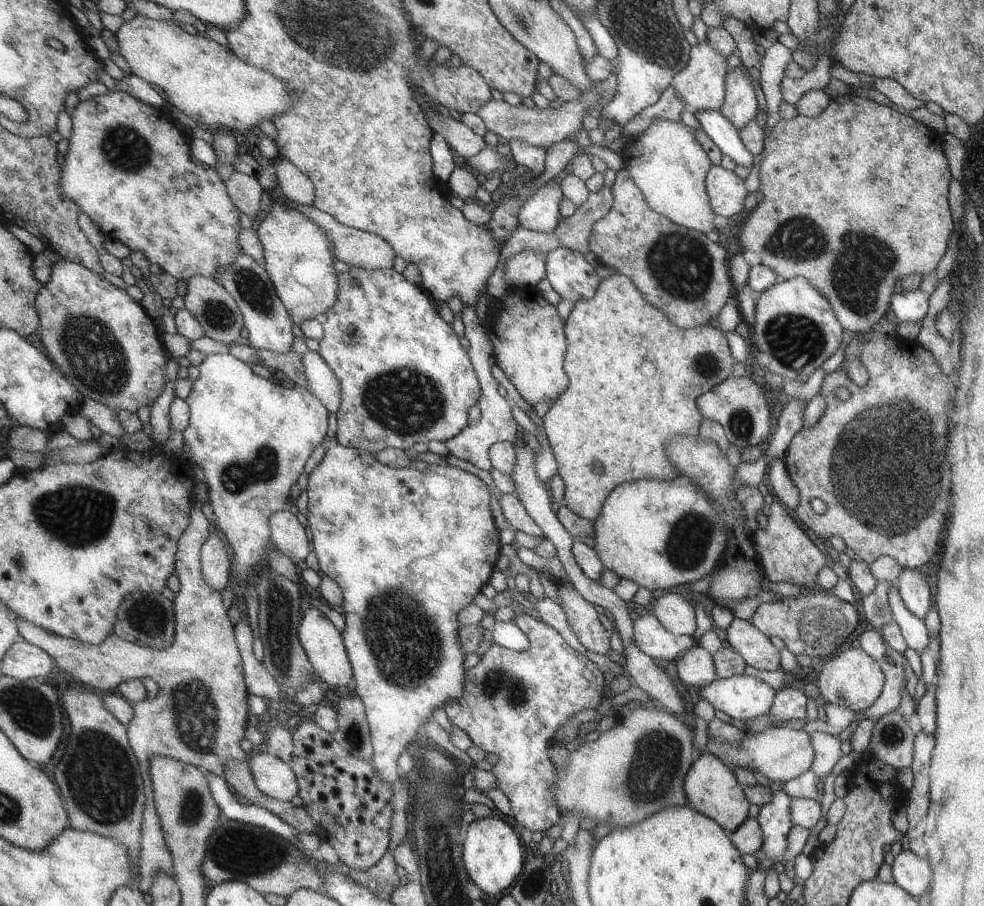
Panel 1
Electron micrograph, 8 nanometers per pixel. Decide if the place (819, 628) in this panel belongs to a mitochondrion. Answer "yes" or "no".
yes

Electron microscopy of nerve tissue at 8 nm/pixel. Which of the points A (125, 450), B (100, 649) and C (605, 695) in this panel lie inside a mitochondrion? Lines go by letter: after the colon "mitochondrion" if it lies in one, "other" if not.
A: other
B: other
C: other

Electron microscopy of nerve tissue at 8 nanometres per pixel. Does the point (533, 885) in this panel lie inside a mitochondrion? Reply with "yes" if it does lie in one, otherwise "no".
yes

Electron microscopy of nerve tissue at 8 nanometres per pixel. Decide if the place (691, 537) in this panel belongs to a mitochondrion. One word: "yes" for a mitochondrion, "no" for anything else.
yes

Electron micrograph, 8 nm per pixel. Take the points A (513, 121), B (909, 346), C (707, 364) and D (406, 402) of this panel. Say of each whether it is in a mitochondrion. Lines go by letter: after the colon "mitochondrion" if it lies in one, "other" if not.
A: mitochondrion
B: other
C: mitochondrion
D: mitochondrion

